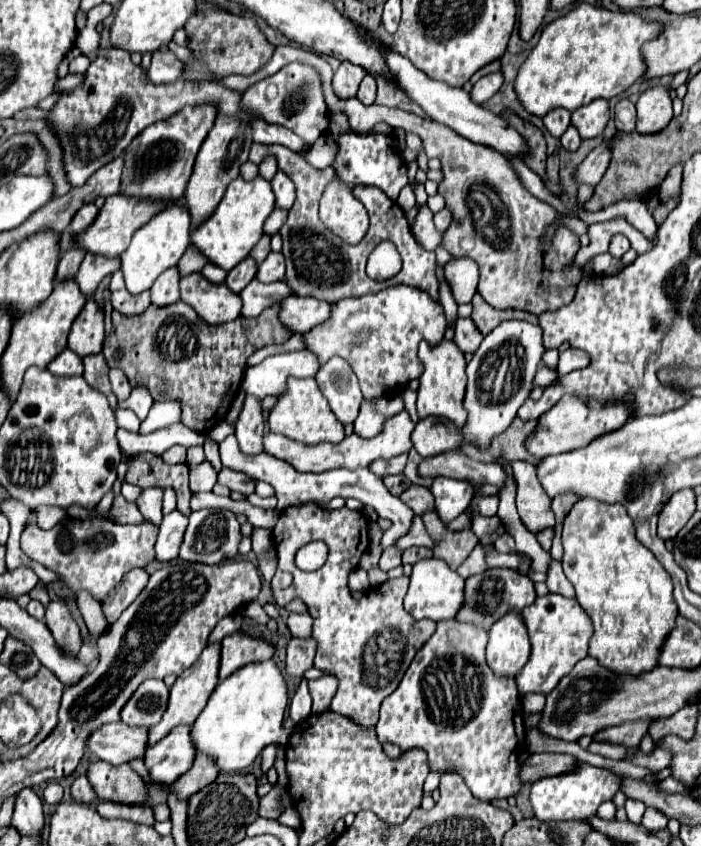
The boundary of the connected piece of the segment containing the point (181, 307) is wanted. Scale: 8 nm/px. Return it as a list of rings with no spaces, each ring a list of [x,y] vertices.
[[[177,301],[171,307],[149,307],[143,315],[139,315],[139,319],[123,319],[123,315],[113,311],[113,331],[103,343],[103,357],[111,369],[117,367],[127,375],[131,387],[147,387],[153,401],[179,401],[181,423],[197,433],[207,433],[225,419],[241,387],[245,361],[249,359],[249,355],[253,355],[257,349],[265,345],[285,343],[289,339],[291,333],[283,329],[279,323],[279,309],[279,304],[275,303],[257,319],[237,317],[235,321],[219,327],[203,323],[203,319],[199,319],[195,311],[187,307],[187,303],[183,301]]]

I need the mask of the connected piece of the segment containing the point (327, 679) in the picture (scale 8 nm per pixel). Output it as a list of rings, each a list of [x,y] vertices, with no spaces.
[[[323,675],[319,679],[309,681],[309,693],[313,697],[313,713],[323,713],[329,709],[331,699],[335,697],[337,683],[333,675]]]

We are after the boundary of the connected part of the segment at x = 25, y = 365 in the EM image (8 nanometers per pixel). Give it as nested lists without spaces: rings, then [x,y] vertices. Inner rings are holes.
[[[75,277],[65,281],[55,281],[53,293],[39,307],[35,307],[35,311],[27,311],[27,315],[21,315],[15,321],[9,345],[1,357],[1,387],[7,391],[11,401],[15,401],[23,375],[31,365],[47,367],[51,359],[55,359],[55,355],[59,355],[59,351],[67,347],[69,329],[73,321],[77,319],[77,315],[83,311],[85,303],[87,303],[87,297],[79,291]]]

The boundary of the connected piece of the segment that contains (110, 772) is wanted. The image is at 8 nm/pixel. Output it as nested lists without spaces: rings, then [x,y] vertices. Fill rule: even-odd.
[[[95,761],[87,773],[97,797],[123,805],[147,805],[149,791],[143,779],[129,767],[111,767],[109,763]]]

